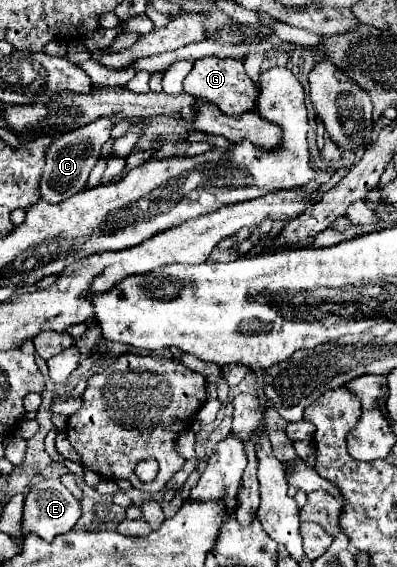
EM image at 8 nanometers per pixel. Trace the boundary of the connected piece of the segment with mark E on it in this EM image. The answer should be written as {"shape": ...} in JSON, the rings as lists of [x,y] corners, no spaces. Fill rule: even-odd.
{"shape":[[[44,479],[38,485],[34,485],[24,501],[24,517],[22,517],[22,531],[32,531],[40,535],[44,541],[52,541],[58,535],[68,533],[76,521],[80,519],[82,509],[80,501],[62,485],[60,479]]]}

